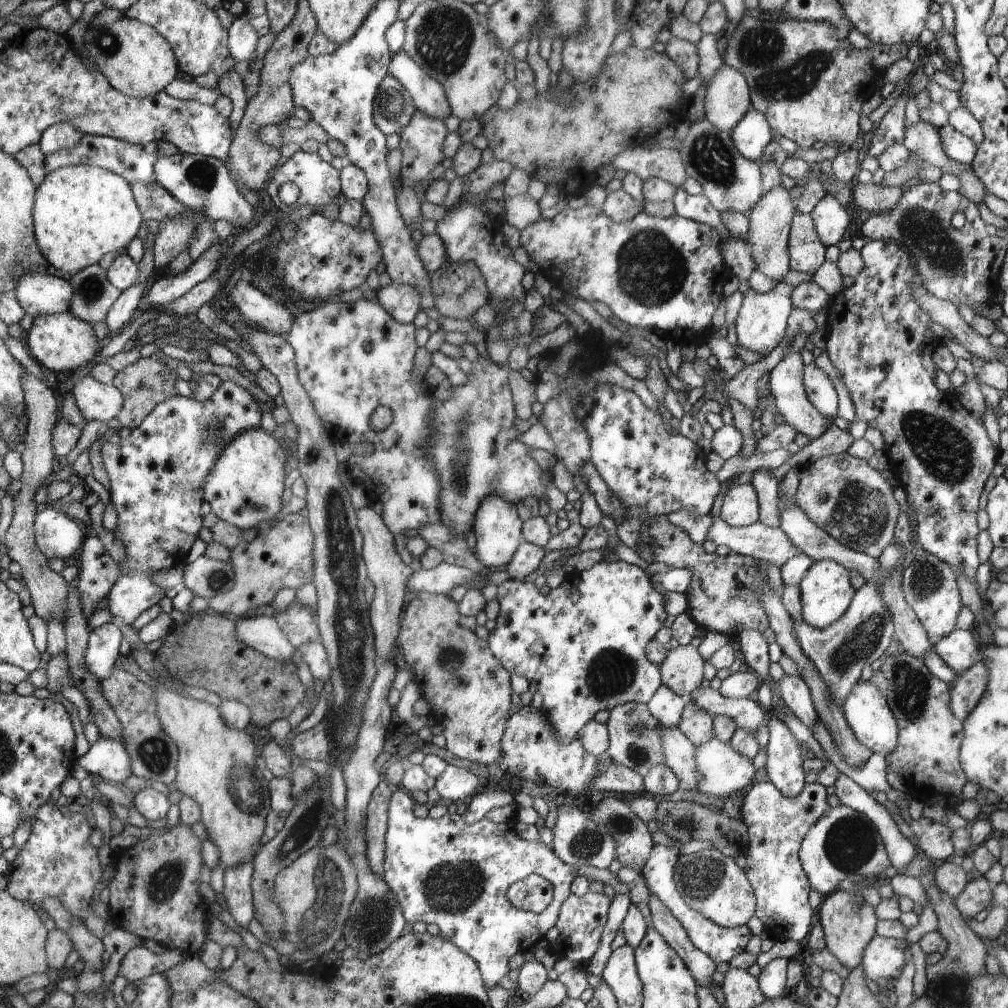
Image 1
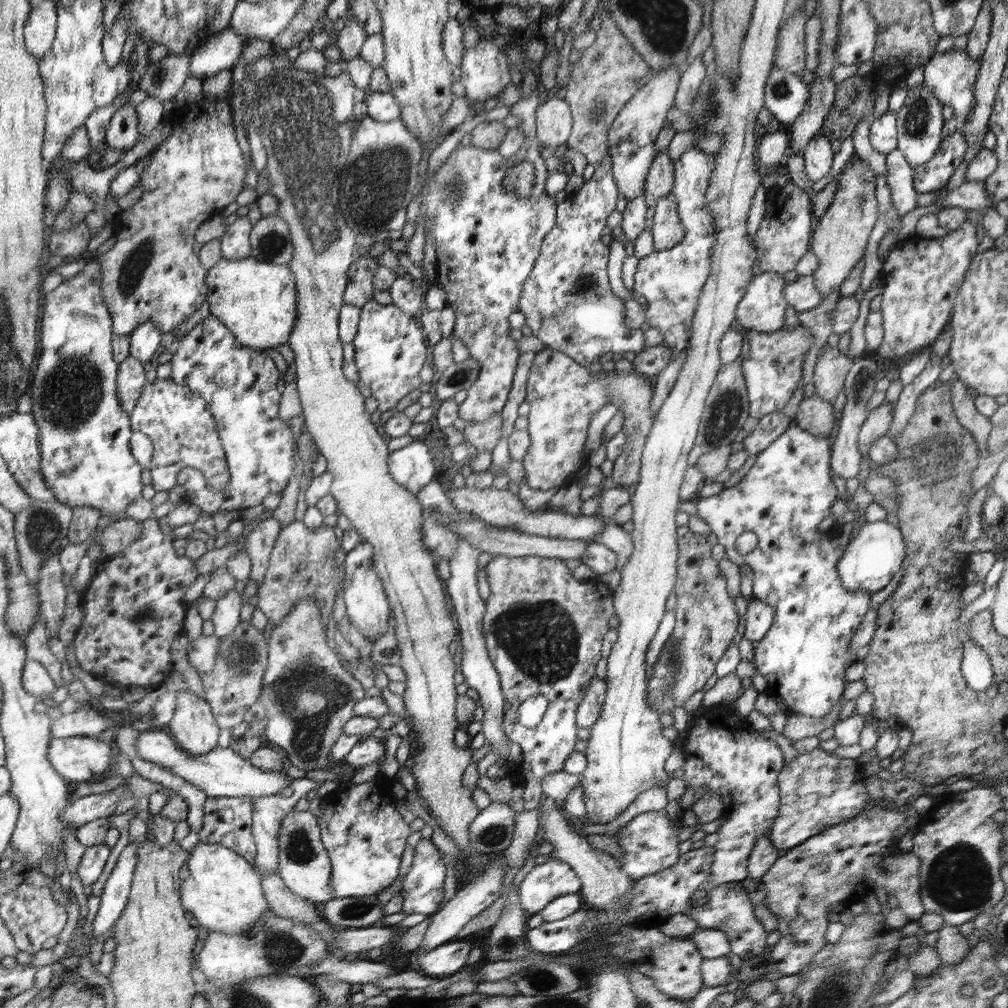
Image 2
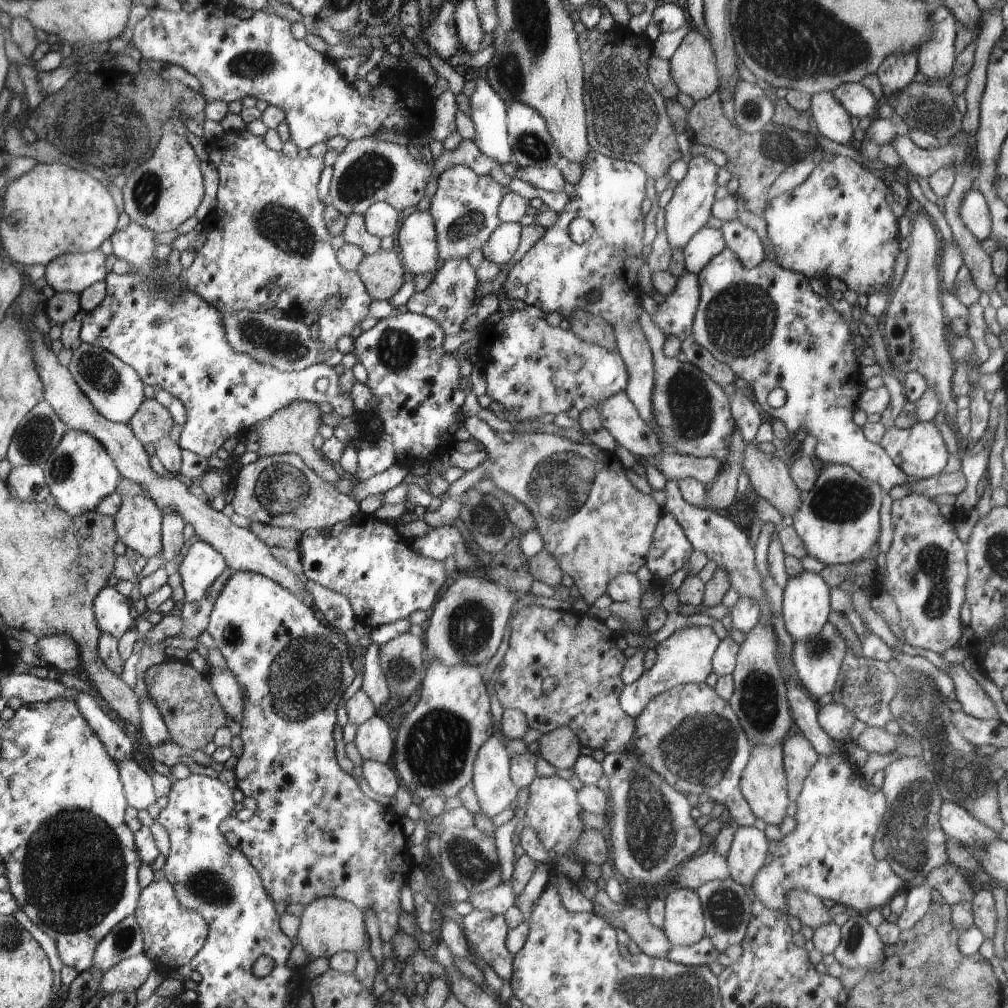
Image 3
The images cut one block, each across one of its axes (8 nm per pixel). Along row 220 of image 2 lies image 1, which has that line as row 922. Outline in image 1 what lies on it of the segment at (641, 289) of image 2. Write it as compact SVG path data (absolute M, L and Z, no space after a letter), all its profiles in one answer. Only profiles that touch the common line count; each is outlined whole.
M674 840L672 846L655 844L651 853L647 858L646 864L643 866L643 878L650 892L654 893L669 909L672 914L682 923L686 929L691 943L698 950L705 952L716 964L719 962L730 962L736 955L745 951L746 943L753 935L746 925L739 927L724 927L717 925L703 915L703 913L691 909L682 898L682 895L676 888L673 874L676 870L677 860L682 856L680 854L680 846L682 842Z

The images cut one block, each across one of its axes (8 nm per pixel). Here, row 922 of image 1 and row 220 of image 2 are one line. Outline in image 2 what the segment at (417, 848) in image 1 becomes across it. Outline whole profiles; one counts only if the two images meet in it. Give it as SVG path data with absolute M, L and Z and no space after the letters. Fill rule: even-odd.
M536 89L533 93L519 98L519 101L510 106L510 118L518 120L518 130L524 134L524 145L510 158L504 158L497 150L482 150L479 147L459 145L451 153L425 184L420 195L415 196L407 206L407 220L416 226L418 210L424 210L426 227L430 226L430 238L436 244L438 272L436 282L446 293L447 306L454 309L455 326L453 337L457 337L470 351L472 359L480 364L480 373L474 384L466 390L466 400L459 406L459 418L466 423L478 423L500 415L508 400L508 392L512 386L512 376L516 370L516 360L521 355L517 342L510 337L512 329L508 316L519 310L522 290L531 270L538 263L541 246L548 233L551 232L556 222L556 200L554 196L542 192L546 180L544 160L540 158L540 150L544 148L536 139L535 112L541 99L541 92ZM521 162L531 162L535 181L531 195L525 199L520 194L508 194L504 190L503 178L513 166Z

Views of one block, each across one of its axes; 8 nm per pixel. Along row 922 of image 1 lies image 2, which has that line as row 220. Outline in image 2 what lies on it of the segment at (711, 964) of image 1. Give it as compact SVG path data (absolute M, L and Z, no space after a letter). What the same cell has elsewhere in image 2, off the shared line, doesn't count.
M672 195L655 199L655 214L652 216L652 232L654 250L661 252L674 248L685 235L682 226L678 207L675 198Z

